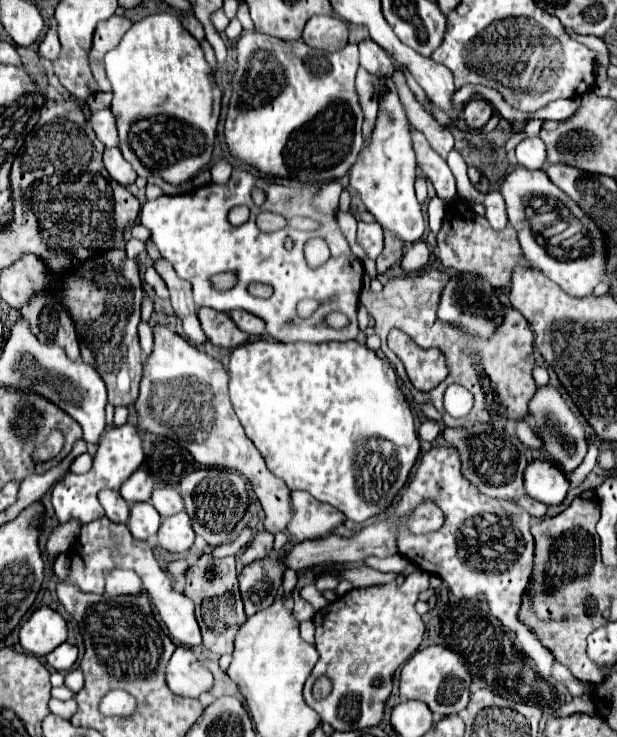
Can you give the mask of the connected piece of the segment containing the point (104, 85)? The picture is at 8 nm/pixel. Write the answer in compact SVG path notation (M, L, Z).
M114 15L114 17L106 19L104 23L98 23L98 27L94 31L94 45L92 45L88 59L90 59L90 69L92 69L92 75L94 75L100 91L110 91L110 83L104 75L102 57L120 43L122 35L130 29L130 25L132 23L126 17Z

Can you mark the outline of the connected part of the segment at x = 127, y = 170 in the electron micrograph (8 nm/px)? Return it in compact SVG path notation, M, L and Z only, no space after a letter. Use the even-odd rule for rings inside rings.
M112 147L112 149L104 151L104 167L110 173L110 177L116 179L124 187L132 185L134 179L136 179L136 173L134 173L132 165L122 157L118 147Z

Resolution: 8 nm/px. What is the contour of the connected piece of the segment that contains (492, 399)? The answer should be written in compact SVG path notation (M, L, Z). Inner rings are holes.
M432 269L432 271L416 273L416 275L394 277L392 281L388 281L384 285L384 289L380 293L362 291L360 303L368 309L368 313L374 319L374 329L381 340L381 351L395 369L399 379L408 387L414 401L418 405L424 401L432 401L434 407L442 413L442 421L446 427L472 427L476 423L488 421L488 415L498 415L498 417L506 417L506 419L528 417L528 401L532 399L532 395L536 391L536 383L532 379L534 333L532 333L528 321L516 309L508 307L504 323L496 329L496 333L488 341L476 341L468 335L460 335L456 329L444 327L436 319L440 291L444 289L444 285L448 281L450 281L450 275ZM392 327L410 335L420 347L424 347L424 349L434 347L434 349L440 349L444 353L450 373L436 389L432 389L428 393L420 393L412 387L403 363L387 345L387 336ZM452 383L466 387L474 395L474 407L468 413L468 417L454 419L444 411L444 405L442 405L444 391Z

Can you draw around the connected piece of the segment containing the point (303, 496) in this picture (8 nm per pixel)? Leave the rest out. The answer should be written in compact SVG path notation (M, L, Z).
M292 491L292 521L288 521L288 531L296 541L318 539L334 531L346 517L328 503L316 501L306 491Z

